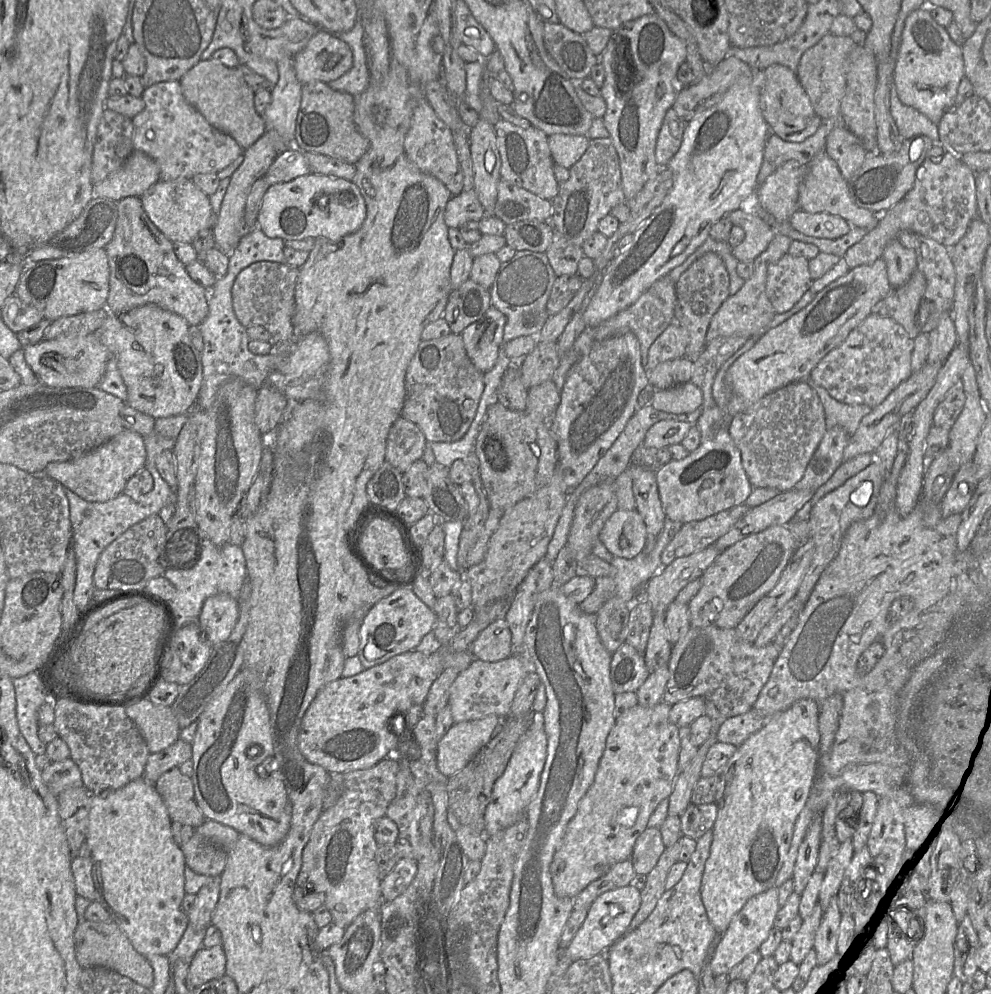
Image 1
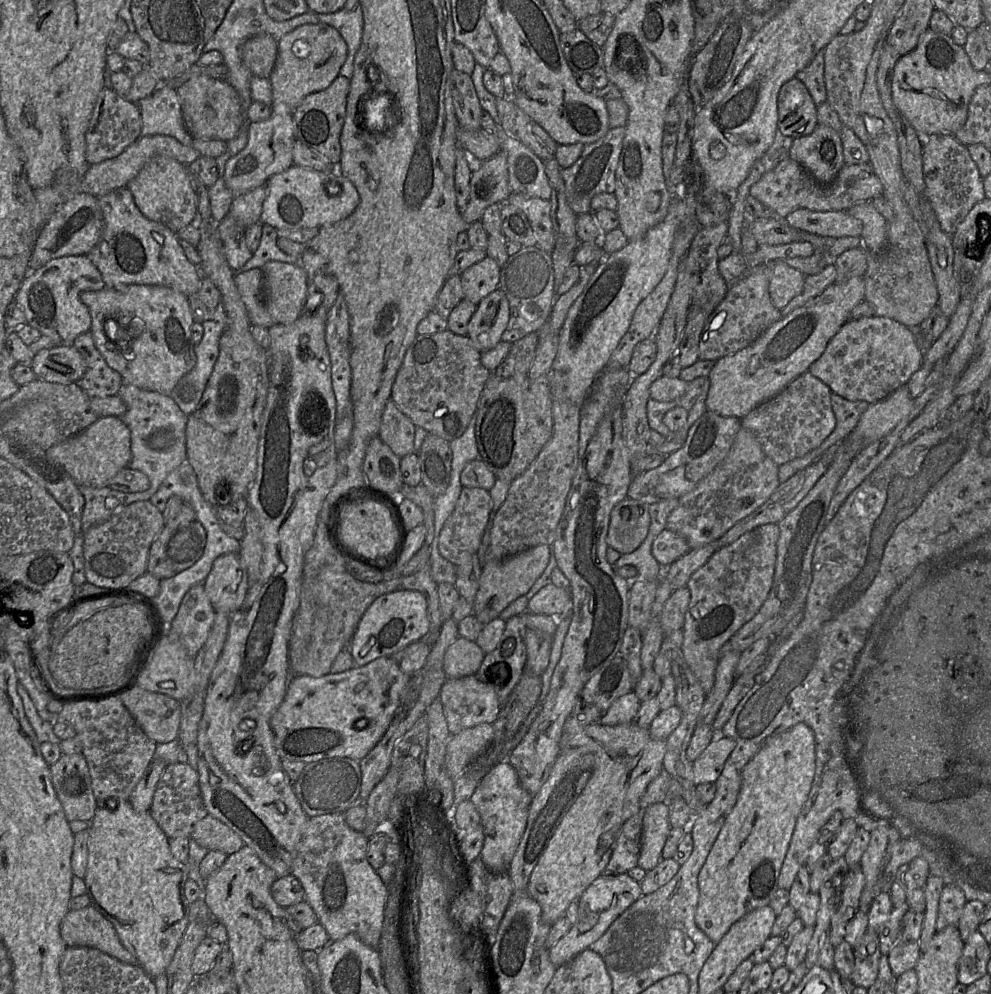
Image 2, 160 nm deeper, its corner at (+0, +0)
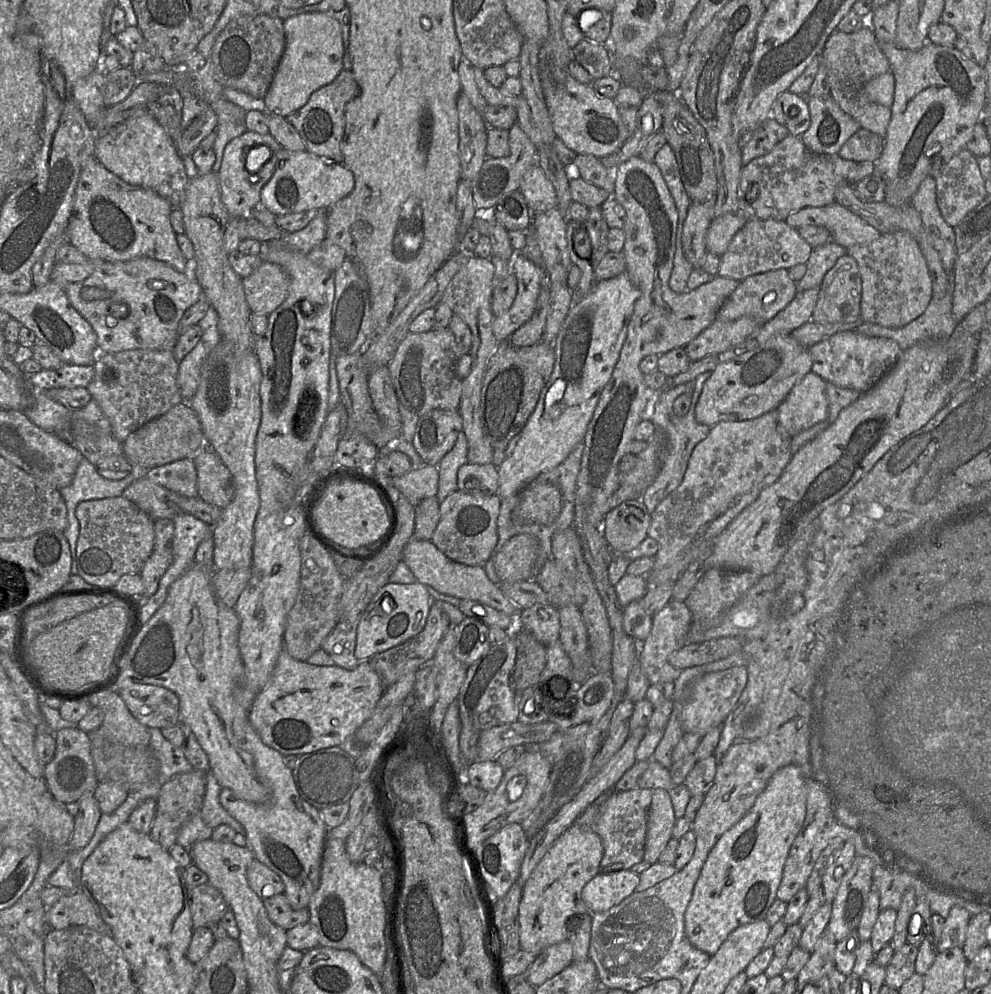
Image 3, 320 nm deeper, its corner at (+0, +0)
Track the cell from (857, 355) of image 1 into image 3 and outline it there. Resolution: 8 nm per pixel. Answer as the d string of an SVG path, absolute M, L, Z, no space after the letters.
M855 330L839 331L808 348L812 371L840 387L866 392L899 360L903 350L889 338L870 337Z

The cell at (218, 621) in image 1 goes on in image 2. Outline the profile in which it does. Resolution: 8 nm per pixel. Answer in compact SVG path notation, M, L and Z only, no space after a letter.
M239 554L219 556L203 584L215 612L232 615L240 608L248 591L248 576Z

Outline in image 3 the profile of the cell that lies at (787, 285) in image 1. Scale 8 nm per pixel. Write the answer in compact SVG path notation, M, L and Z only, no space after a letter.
M780 268L754 274L740 282L717 312L716 319L737 320L749 317L762 325L783 310L794 299L796 293L797 282L790 277L788 269Z

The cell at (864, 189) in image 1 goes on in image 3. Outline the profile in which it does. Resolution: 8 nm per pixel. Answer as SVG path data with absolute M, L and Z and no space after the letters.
M789 134L766 155L758 157L743 166L740 174L739 191L751 193L746 200L761 220L785 221L789 214L805 207L821 207L835 202L838 183L848 179L857 166L839 154L816 154L810 151L800 137Z

